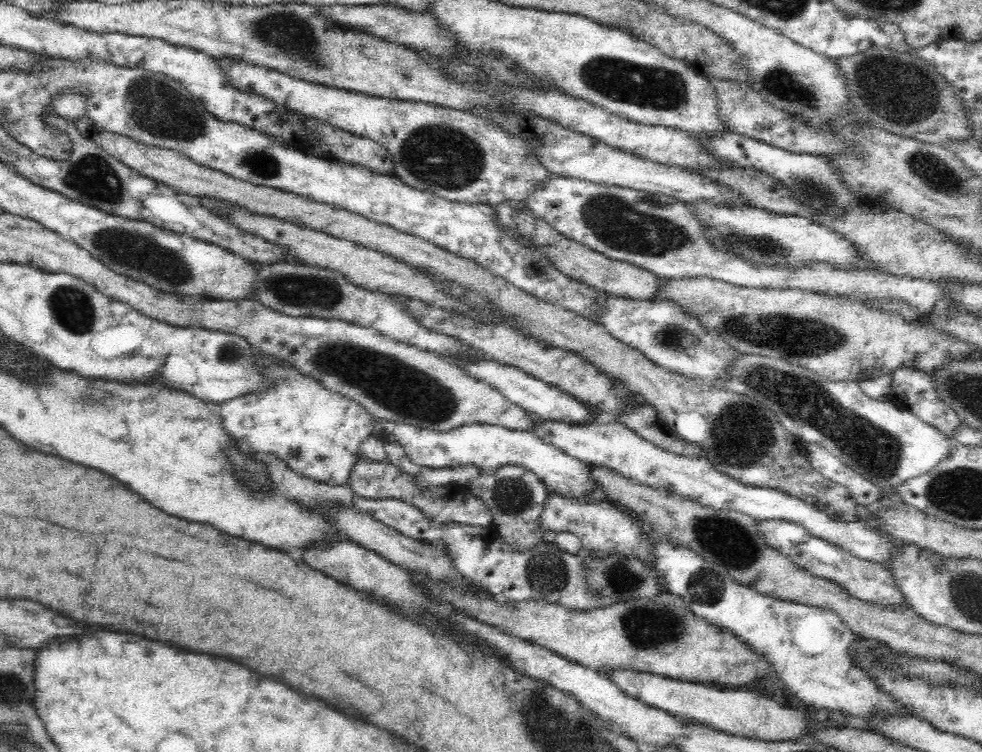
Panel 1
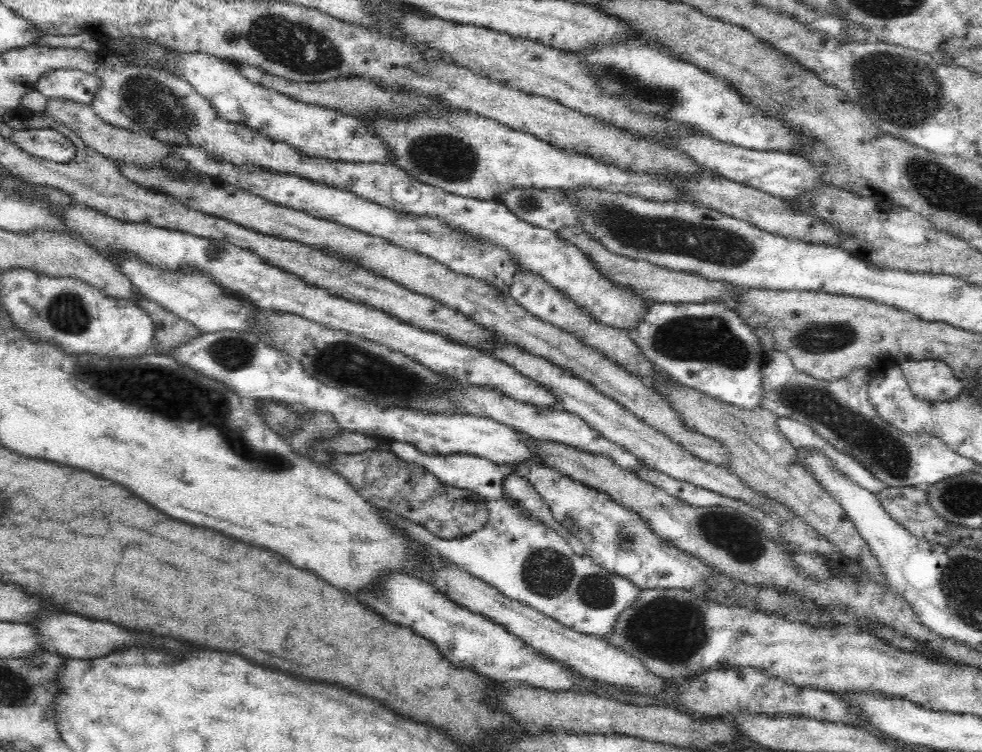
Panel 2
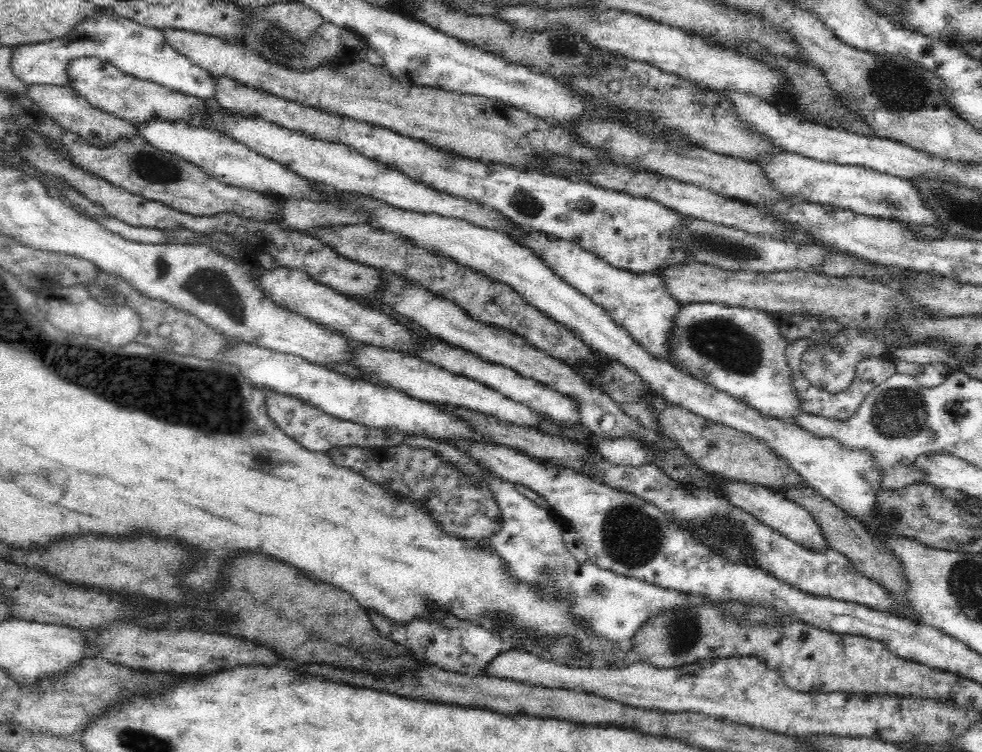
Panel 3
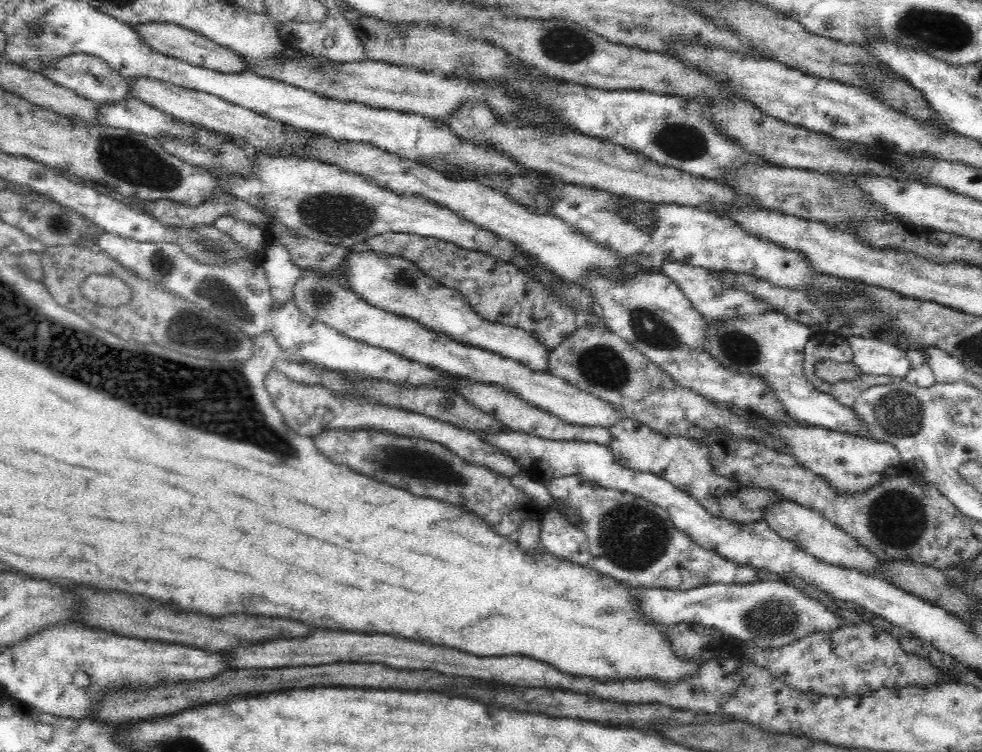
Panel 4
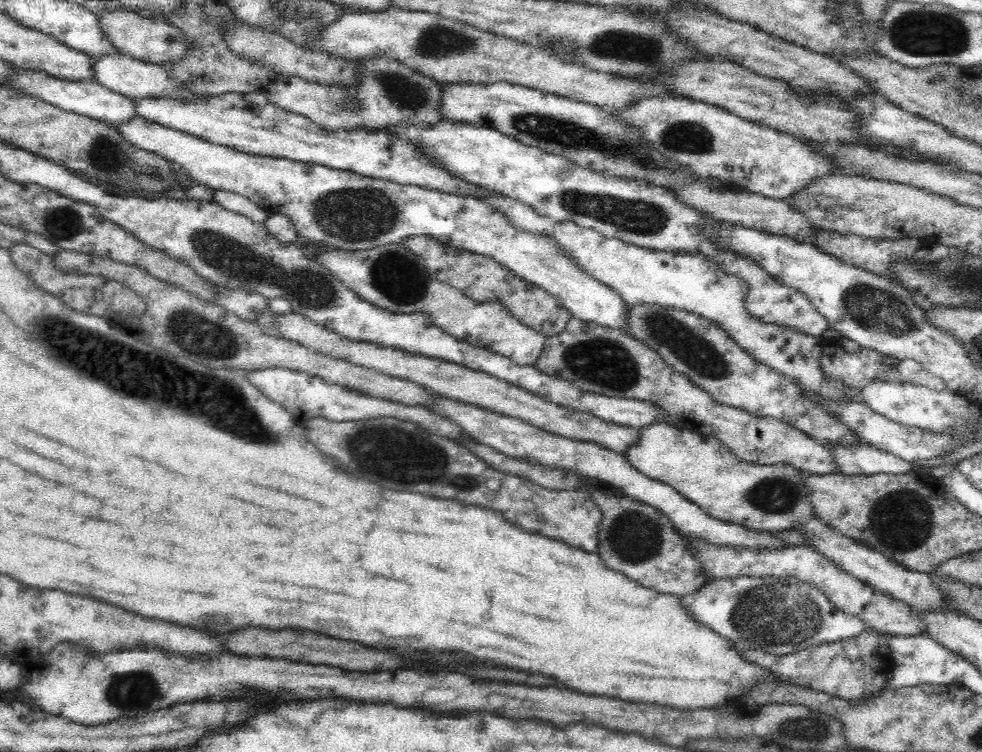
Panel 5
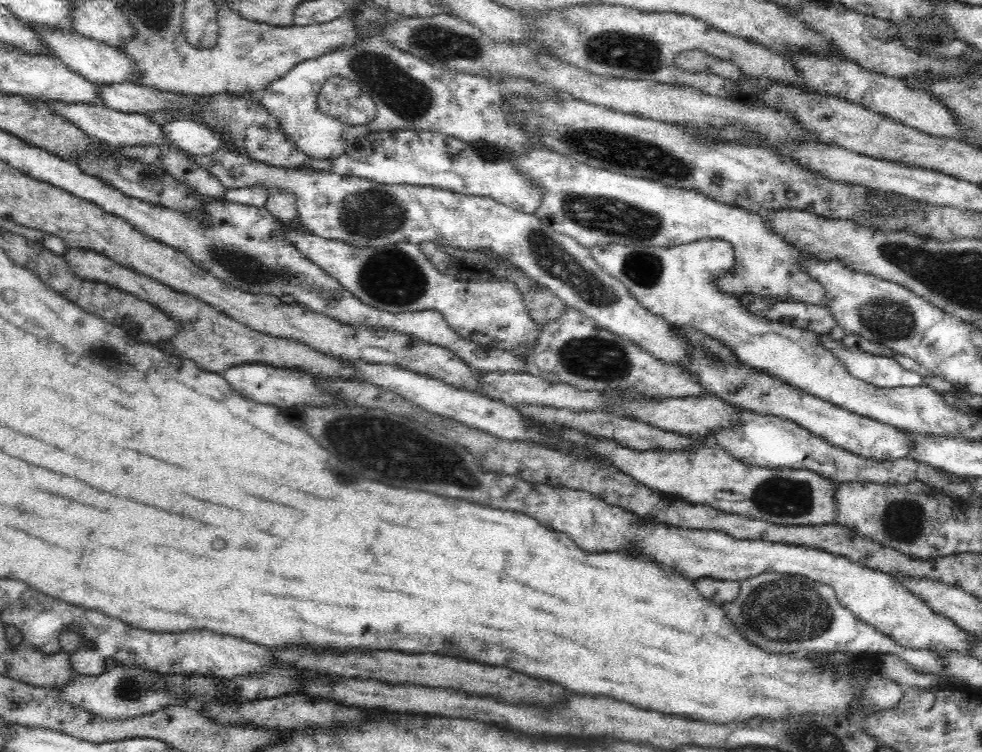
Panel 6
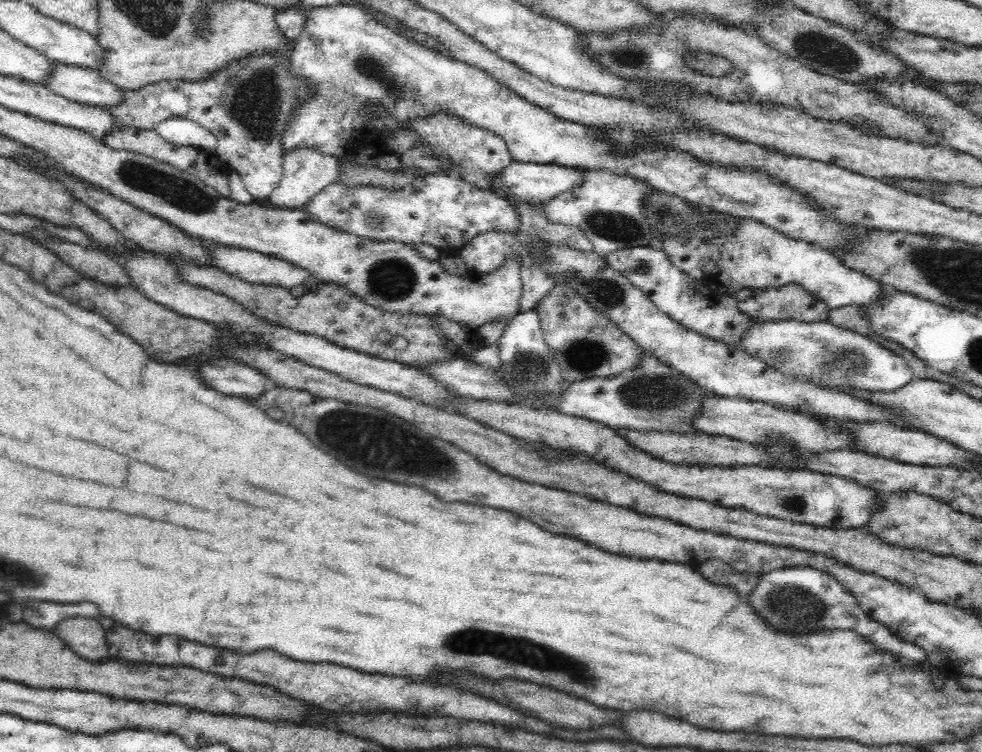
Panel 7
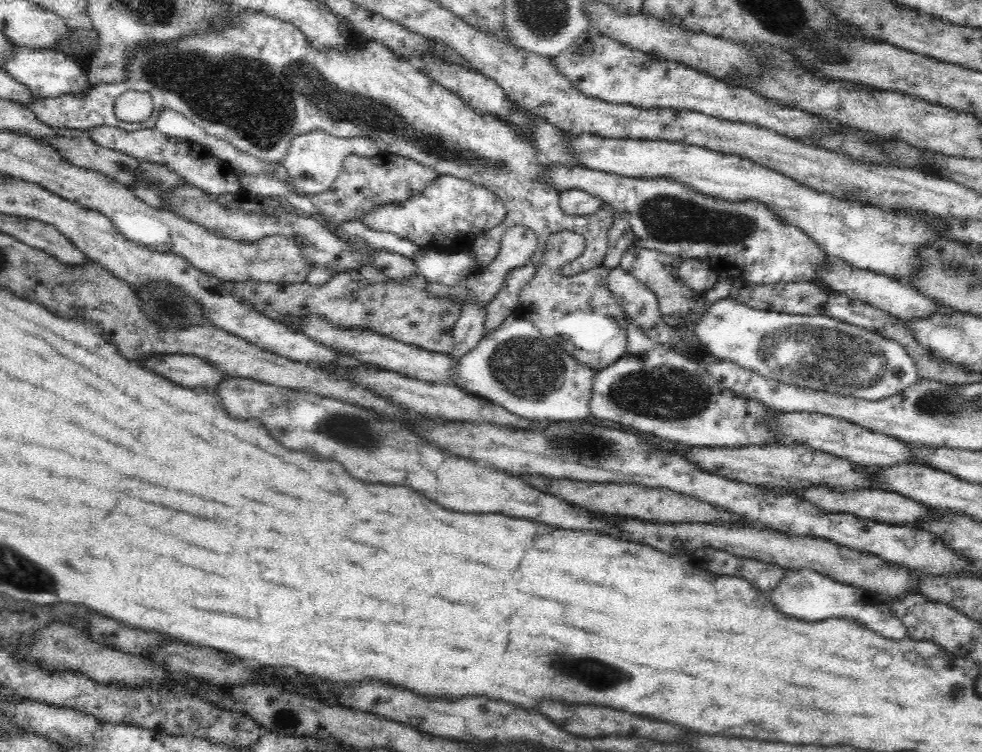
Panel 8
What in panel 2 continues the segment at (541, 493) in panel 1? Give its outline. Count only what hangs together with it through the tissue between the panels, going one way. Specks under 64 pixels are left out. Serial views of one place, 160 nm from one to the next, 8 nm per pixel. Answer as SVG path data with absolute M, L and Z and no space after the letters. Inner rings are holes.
M507 474L503 482L503 493L505 498L515 502L517 506L529 514L535 516L542 524L553 528L561 538L564 538L576 556L585 556L586 547L582 540L570 534L567 528L564 528L552 514L546 501L536 492L536 489L528 483L526 478L515 476L515 474Z

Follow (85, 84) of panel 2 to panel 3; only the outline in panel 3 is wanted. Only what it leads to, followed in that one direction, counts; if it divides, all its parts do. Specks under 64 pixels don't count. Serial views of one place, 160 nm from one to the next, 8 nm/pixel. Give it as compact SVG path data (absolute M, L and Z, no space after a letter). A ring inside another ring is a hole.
M98 14L96 18L84 19L72 31L60 38L12 47L11 72L24 84L69 84L68 66L79 57L97 57L107 61L126 75L147 80L176 92L201 97L202 100L215 98L215 80L212 74L191 64L187 56L170 47L164 33L113 14Z

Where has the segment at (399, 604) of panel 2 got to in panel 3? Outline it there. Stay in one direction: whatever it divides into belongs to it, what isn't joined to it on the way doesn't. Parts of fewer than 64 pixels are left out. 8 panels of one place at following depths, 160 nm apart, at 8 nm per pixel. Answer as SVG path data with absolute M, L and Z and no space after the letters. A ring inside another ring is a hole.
M370 612L370 620L374 620L374 628L378 628L382 636L390 636L398 644L406 644L406 648L413 652L416 660L422 660L427 665L435 664L448 672L470 676L482 675L490 660L504 650L504 640L501 636L496 636L497 633L490 631L490 628L458 620L446 612L438 612L434 614L434 618L436 620L414 620L408 626L400 626L376 612Z

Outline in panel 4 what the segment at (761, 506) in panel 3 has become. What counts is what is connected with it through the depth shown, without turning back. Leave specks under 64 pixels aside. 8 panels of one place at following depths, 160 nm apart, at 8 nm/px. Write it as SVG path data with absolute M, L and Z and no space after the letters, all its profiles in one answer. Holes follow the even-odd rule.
M780 500L780 502L771 502L763 510L763 520L784 540L792 542L794 547L810 553L818 560L831 565L839 565L842 568L858 569L858 572L866 573L866 575L879 576L880 560L863 547L858 540L822 516L822 513L792 501Z

